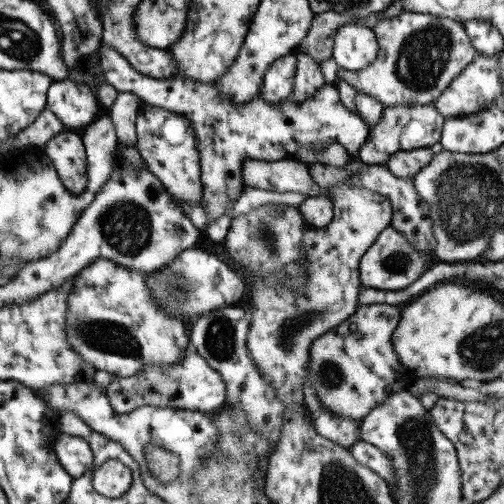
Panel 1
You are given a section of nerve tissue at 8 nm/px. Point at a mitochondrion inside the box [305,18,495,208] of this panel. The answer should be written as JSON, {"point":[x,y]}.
{"point":[425,53]}

